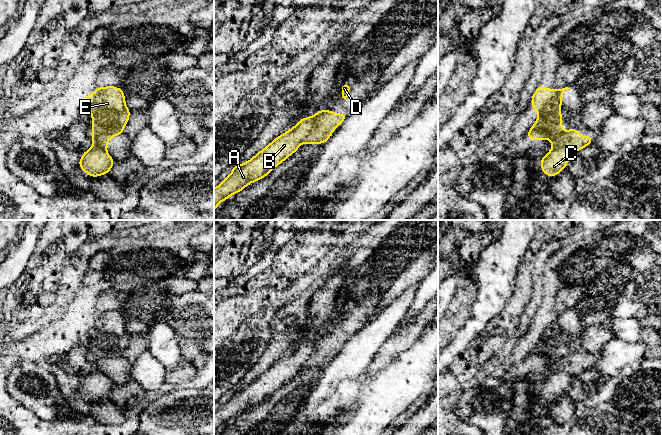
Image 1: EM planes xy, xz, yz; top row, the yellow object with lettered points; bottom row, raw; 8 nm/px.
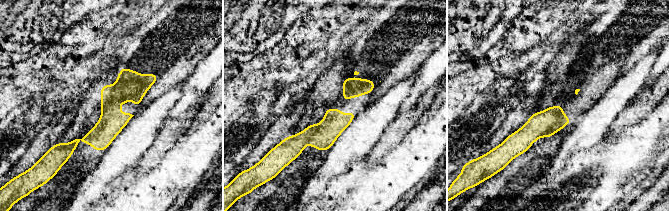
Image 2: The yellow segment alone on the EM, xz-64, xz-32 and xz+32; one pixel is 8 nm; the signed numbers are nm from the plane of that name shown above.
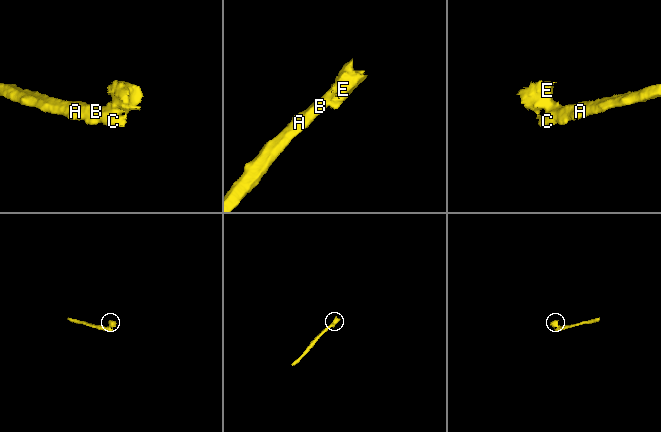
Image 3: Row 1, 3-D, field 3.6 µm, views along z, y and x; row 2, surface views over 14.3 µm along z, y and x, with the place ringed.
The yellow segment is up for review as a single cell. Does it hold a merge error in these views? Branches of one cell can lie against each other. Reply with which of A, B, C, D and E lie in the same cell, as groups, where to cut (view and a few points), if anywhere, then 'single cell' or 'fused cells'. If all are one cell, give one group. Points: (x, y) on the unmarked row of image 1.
A B C / D E | xz (317, 337), (315, 350), (302, 366) | fused cells

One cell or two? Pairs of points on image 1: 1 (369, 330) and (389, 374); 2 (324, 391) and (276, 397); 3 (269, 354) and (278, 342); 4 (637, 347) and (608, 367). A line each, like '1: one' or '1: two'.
1: two
2: two
3: one
4: one

